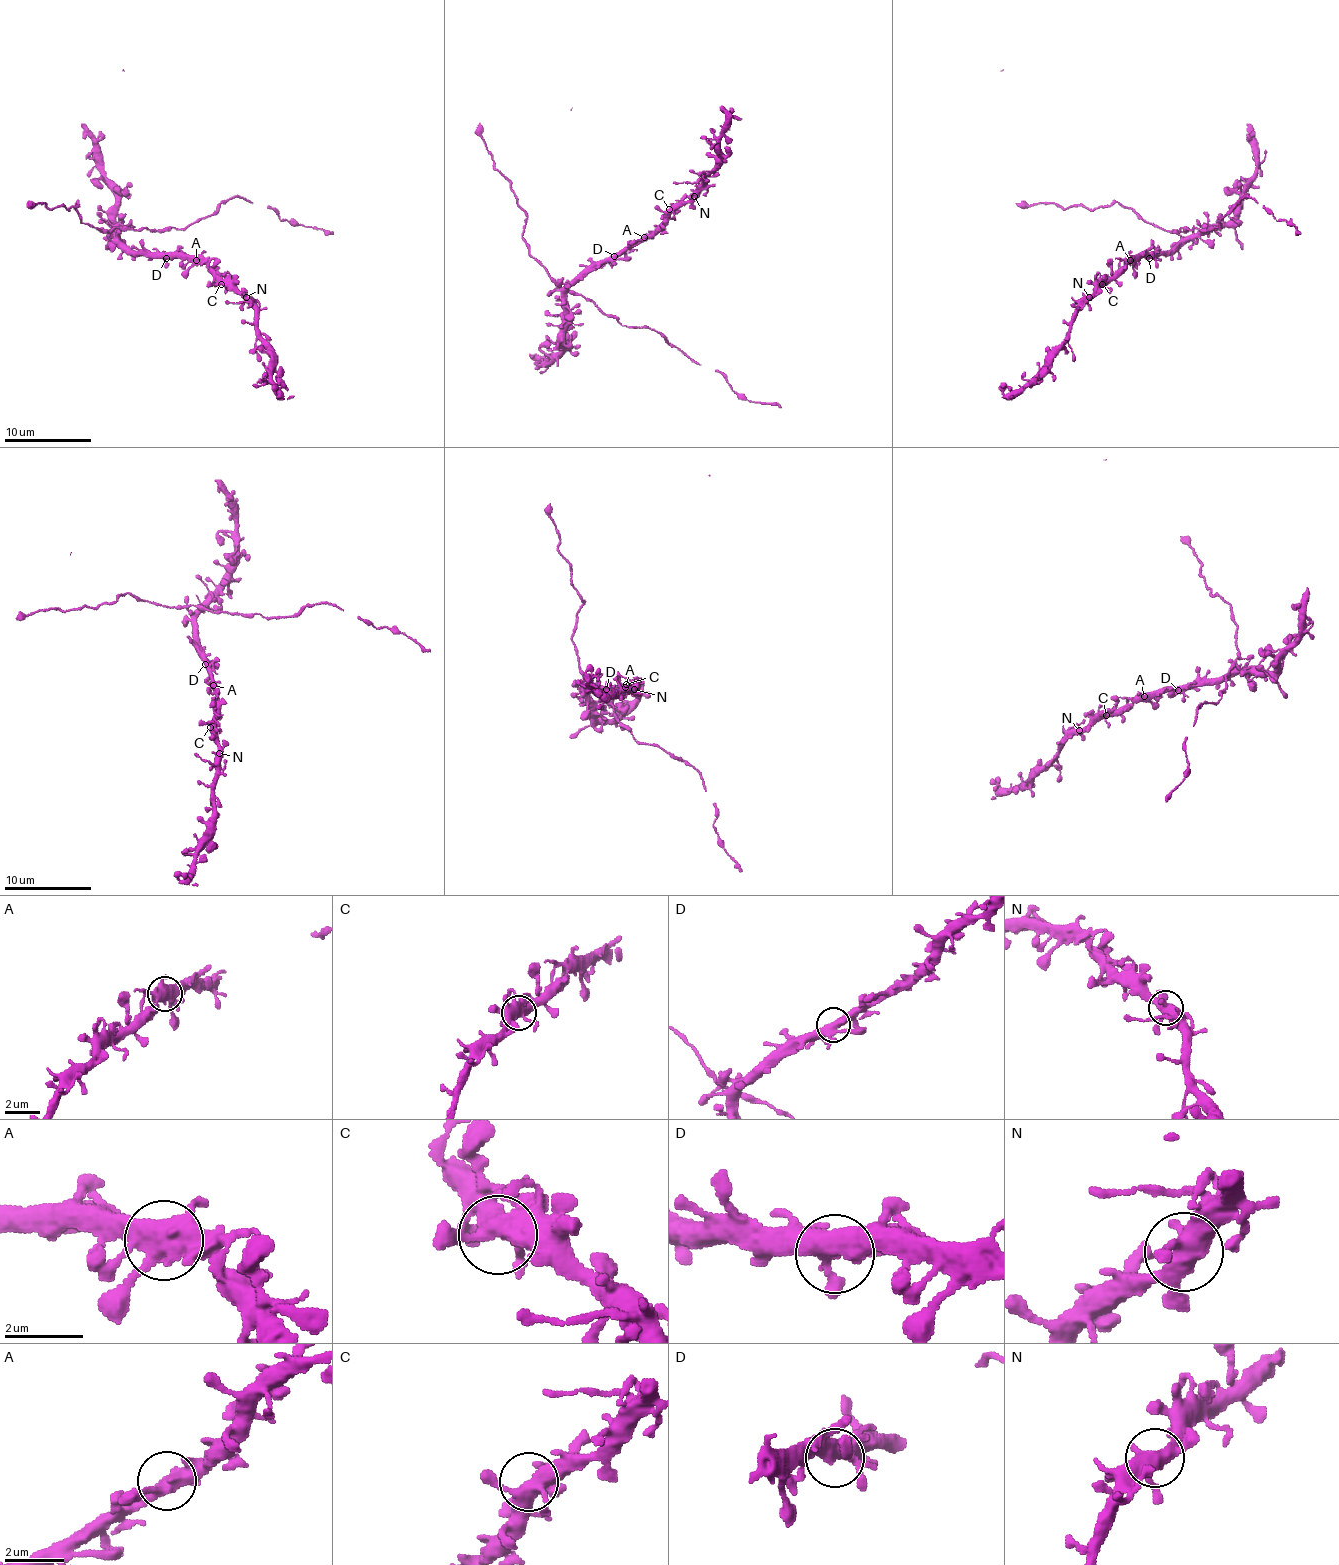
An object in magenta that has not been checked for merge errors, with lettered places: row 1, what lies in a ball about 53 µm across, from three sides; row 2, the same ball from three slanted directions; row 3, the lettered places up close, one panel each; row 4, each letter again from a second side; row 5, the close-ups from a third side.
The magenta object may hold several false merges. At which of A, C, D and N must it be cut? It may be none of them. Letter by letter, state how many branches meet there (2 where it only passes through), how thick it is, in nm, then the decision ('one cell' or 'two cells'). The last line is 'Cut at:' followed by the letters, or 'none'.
A: 6 | 480 nm | one cell
C: 4 | 440 nm | one cell
D: 6 | 440 nm | one cell
N: 4 | 440 nm | one cell
Cut at: none

